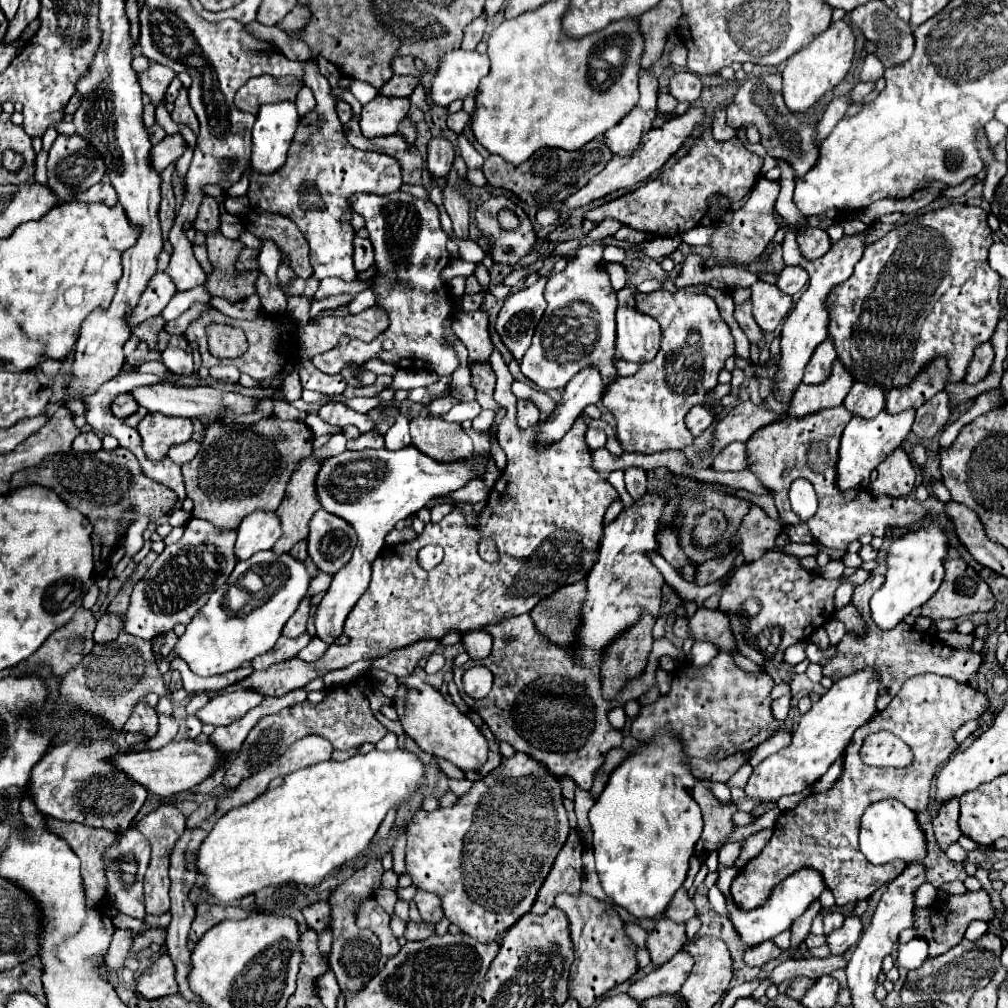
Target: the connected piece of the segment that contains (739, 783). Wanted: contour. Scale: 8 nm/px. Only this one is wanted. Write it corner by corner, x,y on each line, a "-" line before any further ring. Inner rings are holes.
748,762
745,763
745,765
743,765
735,773
735,775
733,775
733,777
731,777
729,781
727,781
727,785
729,785
730,788
733,786
744,788
752,772
753,772
753,767
751,767
751,765
749,765

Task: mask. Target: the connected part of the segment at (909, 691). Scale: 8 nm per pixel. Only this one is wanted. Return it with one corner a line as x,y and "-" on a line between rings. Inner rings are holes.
933,673
911,677
885,711
877,713
871,723
865,723
865,727
859,727
855,731
843,755
843,773
837,783
829,791
811,793
795,809
785,811
779,817
767,847
759,857
739,869
737,877
733,879
731,897
735,905
747,911
761,907
769,899
777,883
803,867
811,867
823,875
823,881
833,893
837,907
859,899
869,899
879,887
893,881
905,869
903,861
891,861
891,865
873,865
859,851
857,835
863,811
871,803
889,797
905,803
915,813
925,811
929,805
933,775
937,773
939,765
945,763
957,749
957,743
953,739
955,731
969,719
983,715
987,707
989,701
985,693
973,689
967,683
957,683
951,677
-
875,731
891,731
893,735
901,737
915,755
913,763
903,769
863,765
859,759
859,749
865,737

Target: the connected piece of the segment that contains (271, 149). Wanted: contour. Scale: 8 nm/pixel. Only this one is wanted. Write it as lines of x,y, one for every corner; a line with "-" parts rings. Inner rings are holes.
289,101
261,107
253,125
251,147
251,169
255,173
275,173
283,167
297,123
297,109

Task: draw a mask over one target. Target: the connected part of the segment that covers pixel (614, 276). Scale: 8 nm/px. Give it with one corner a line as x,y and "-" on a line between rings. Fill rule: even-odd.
603,262
601,267
603,267
609,273
611,284
616,291
622,289
625,286
626,270
622,264

